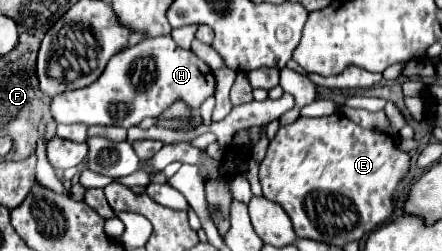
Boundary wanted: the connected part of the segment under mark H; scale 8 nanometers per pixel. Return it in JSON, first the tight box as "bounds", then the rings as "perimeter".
{"bounds":[50,37,214,129],"perimeter":[[[172,37],[144,39],[124,53],[114,55],[104,73],[92,85],[52,97],[50,115],[56,123],[64,125],[84,123],[128,129],[146,117],[158,117],[176,99],[184,99],[196,111],[208,97],[214,95],[214,83],[212,69],[192,51],[178,47]]]}

